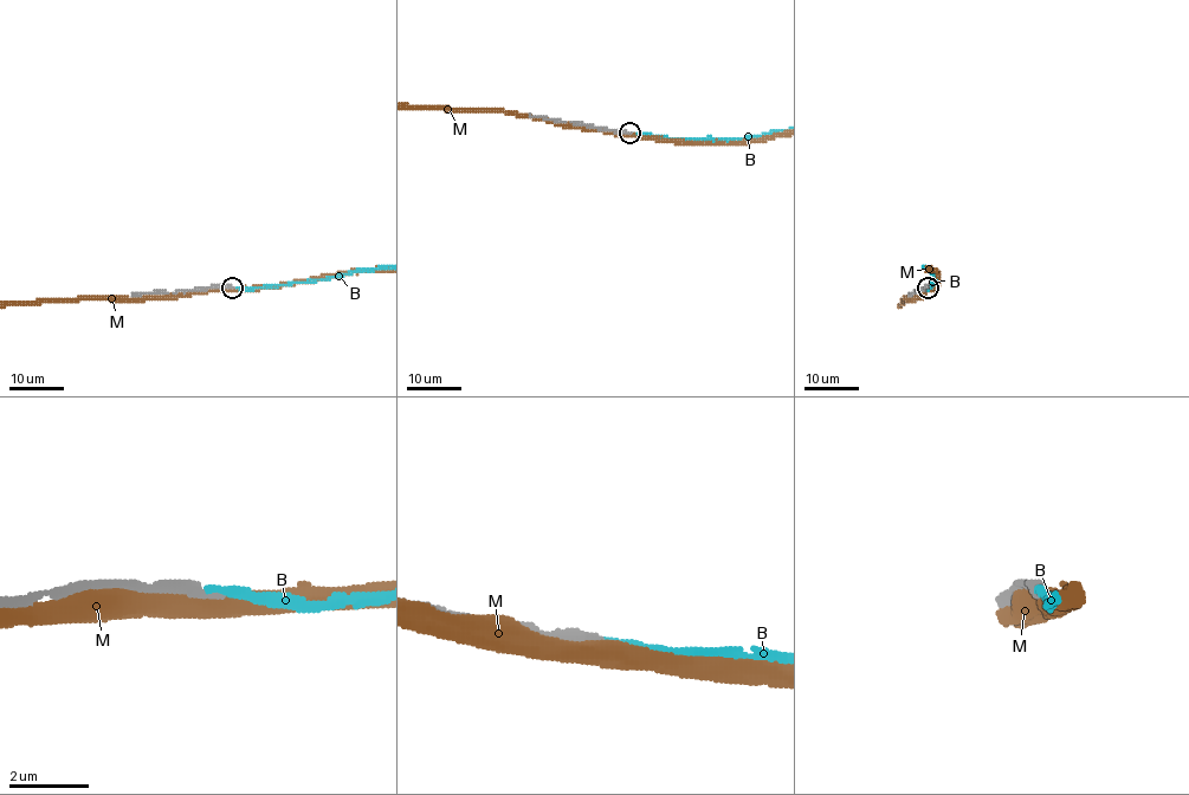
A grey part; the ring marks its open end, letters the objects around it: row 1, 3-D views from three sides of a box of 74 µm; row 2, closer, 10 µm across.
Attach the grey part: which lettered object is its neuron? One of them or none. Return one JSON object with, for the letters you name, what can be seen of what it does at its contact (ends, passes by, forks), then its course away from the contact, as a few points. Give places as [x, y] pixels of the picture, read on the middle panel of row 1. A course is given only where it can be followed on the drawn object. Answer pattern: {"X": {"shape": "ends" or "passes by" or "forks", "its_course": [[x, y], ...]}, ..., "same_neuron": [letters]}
{"B": {"shape": "ends"}, "same_neuron": ["B"]}

